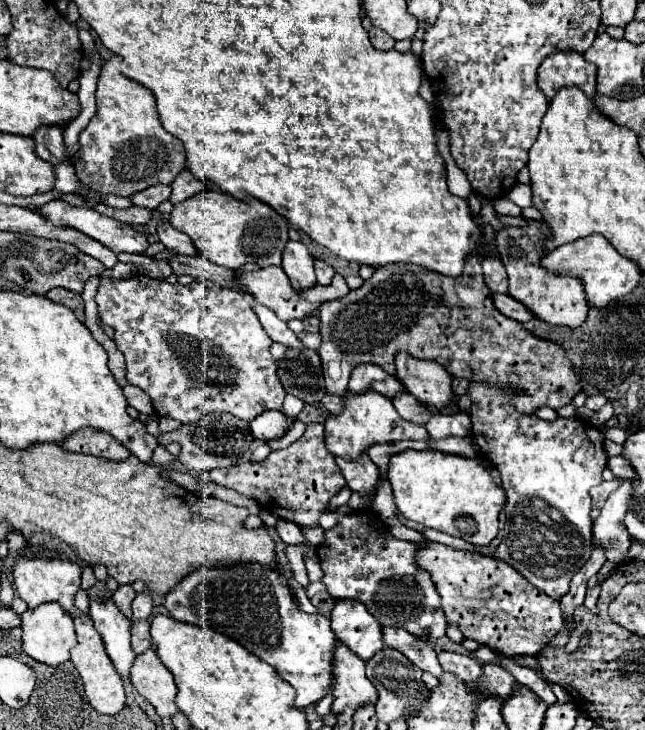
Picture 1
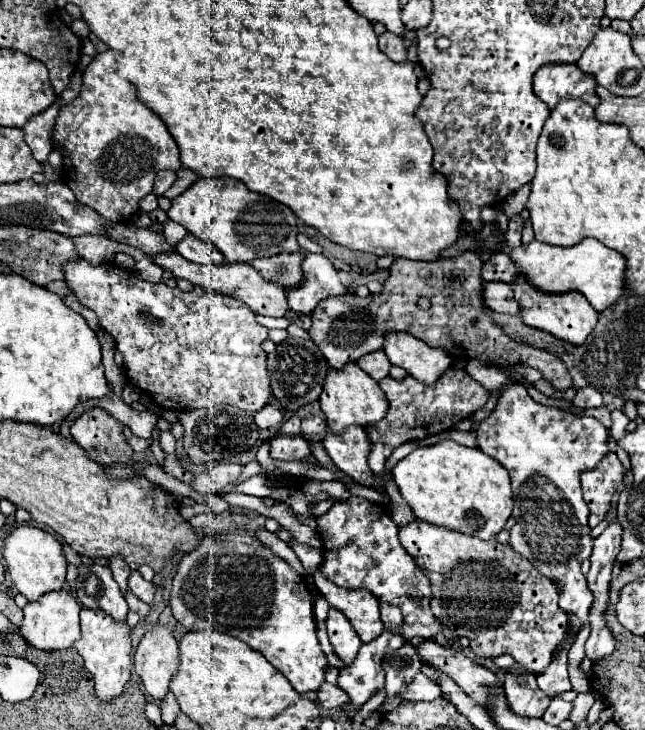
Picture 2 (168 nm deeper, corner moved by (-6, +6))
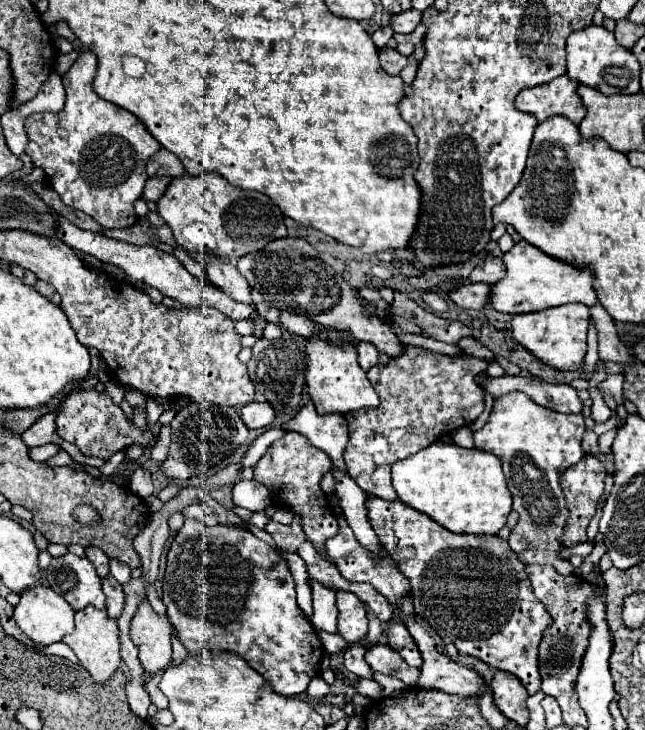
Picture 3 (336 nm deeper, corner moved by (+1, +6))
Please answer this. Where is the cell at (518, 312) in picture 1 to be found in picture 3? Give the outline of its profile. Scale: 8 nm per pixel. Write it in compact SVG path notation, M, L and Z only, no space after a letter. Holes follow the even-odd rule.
M464 282L462 286L452 288L448 292L454 304L458 304L460 308L474 308L474 310L480 310L488 304L488 294L490 294L488 284L474 284L474 282Z

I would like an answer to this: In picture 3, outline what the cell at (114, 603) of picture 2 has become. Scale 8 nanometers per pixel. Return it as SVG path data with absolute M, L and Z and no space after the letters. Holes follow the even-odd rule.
M70 552L64 556L54 556L50 566L44 570L44 578L48 586L64 596L74 610L80 610L88 604L104 608L100 576L96 576L96 570L88 558L80 558Z

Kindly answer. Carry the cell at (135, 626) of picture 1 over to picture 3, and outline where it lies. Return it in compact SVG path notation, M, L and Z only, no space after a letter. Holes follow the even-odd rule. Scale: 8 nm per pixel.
M112 576L102 578L102 592L106 596L108 616L118 618L122 614L122 610L124 610L124 592L122 592L120 582L116 578L112 578Z

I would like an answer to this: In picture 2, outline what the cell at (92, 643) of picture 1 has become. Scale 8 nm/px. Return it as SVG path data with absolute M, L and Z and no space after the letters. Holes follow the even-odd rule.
M81 610L81 638L73 648L83 656L85 668L93 674L95 694L99 700L107 702L117 698L131 676L131 638L129 626L111 620L103 610Z

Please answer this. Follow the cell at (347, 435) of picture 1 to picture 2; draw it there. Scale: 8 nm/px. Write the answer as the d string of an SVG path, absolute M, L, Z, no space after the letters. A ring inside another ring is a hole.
M355 362L347 364L343 370L329 370L325 388L319 396L319 404L321 404L321 410L325 412L329 430L335 434L345 432L345 428L349 428L349 426L369 426L373 422L379 422L387 416L387 410L389 410L385 392Z

